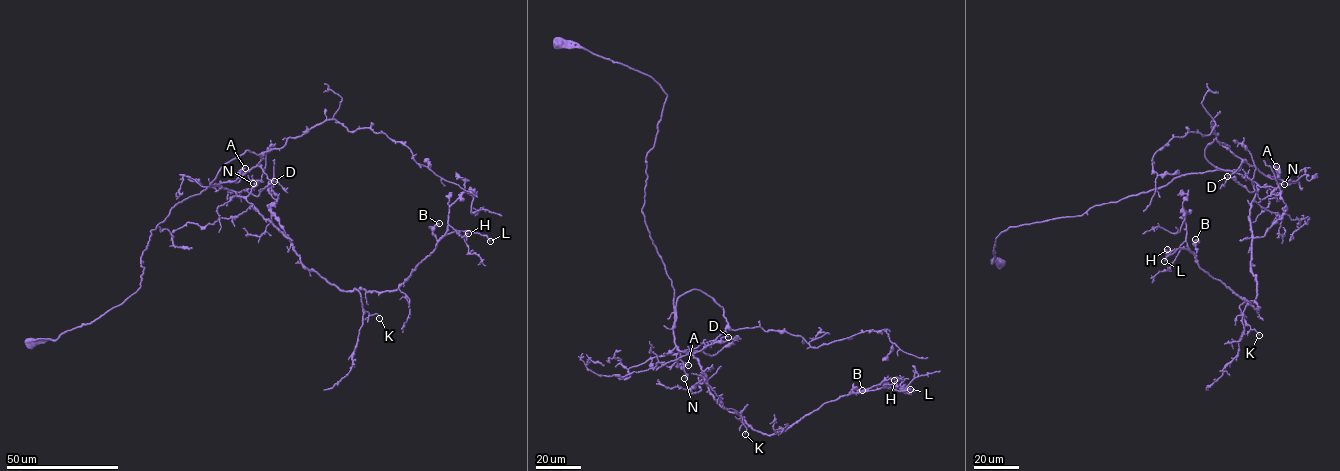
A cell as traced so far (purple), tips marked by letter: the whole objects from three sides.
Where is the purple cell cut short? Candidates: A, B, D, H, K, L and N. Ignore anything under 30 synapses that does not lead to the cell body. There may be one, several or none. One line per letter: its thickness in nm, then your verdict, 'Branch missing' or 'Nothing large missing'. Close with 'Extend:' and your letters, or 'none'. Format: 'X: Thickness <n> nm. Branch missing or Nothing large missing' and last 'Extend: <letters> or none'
A: Thickness 240 nm. Nothing large missing
B: Thickness 320 nm. Nothing large missing
D: Thickness 200 nm. Nothing large missing
H: Thickness 160 nm. Nothing large missing
K: Thickness 130 nm. Nothing large missing
L: Thickness 180 nm. Nothing large missing
N: Thickness 190 nm. Branch missing
Extend: N

